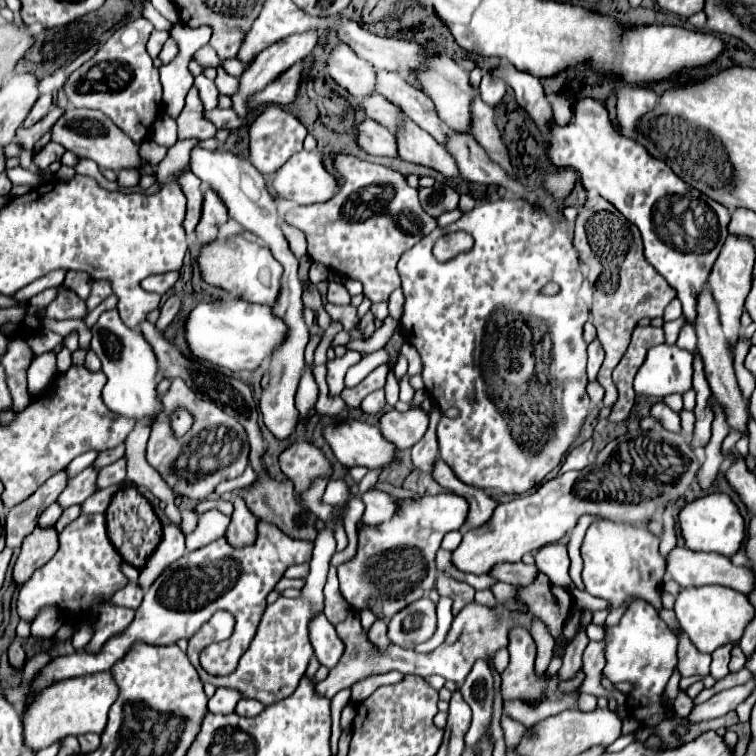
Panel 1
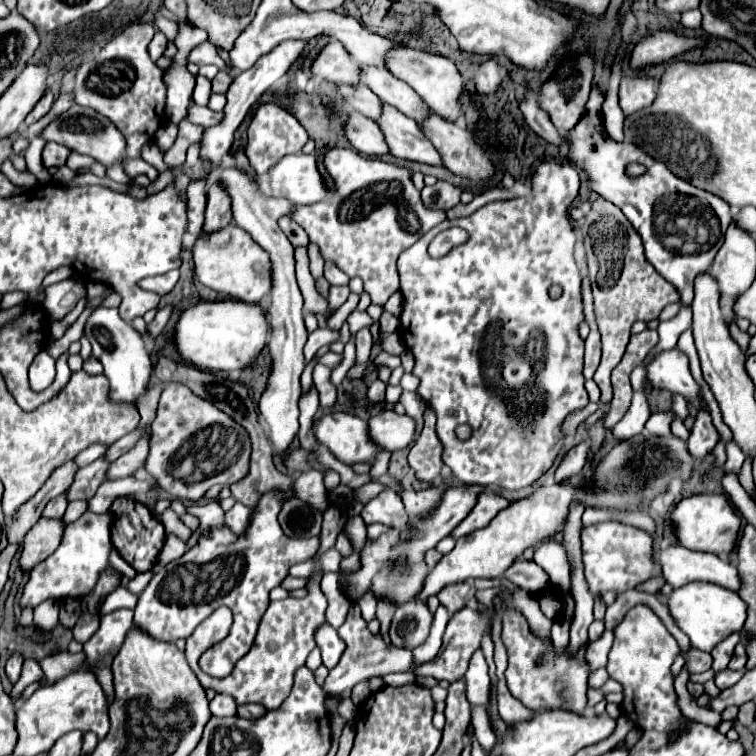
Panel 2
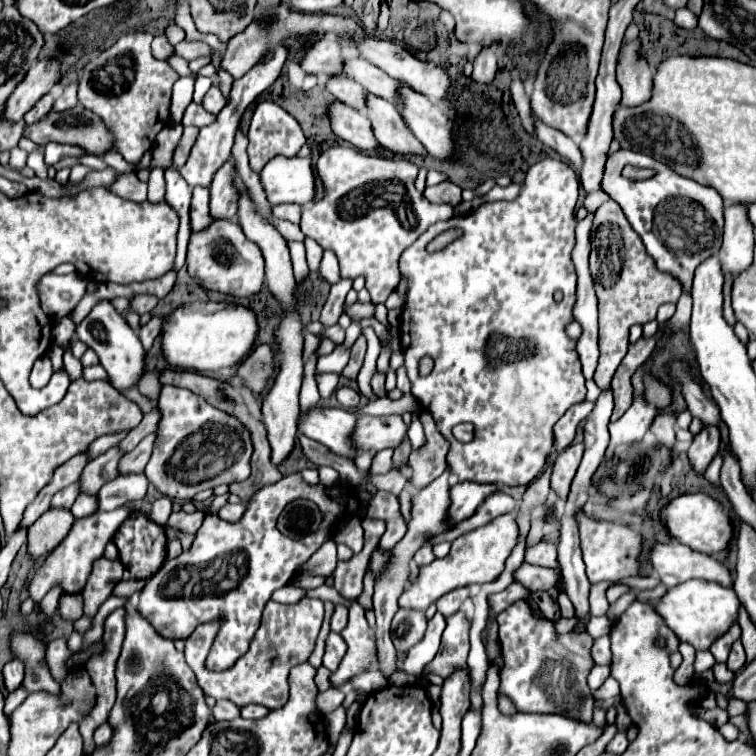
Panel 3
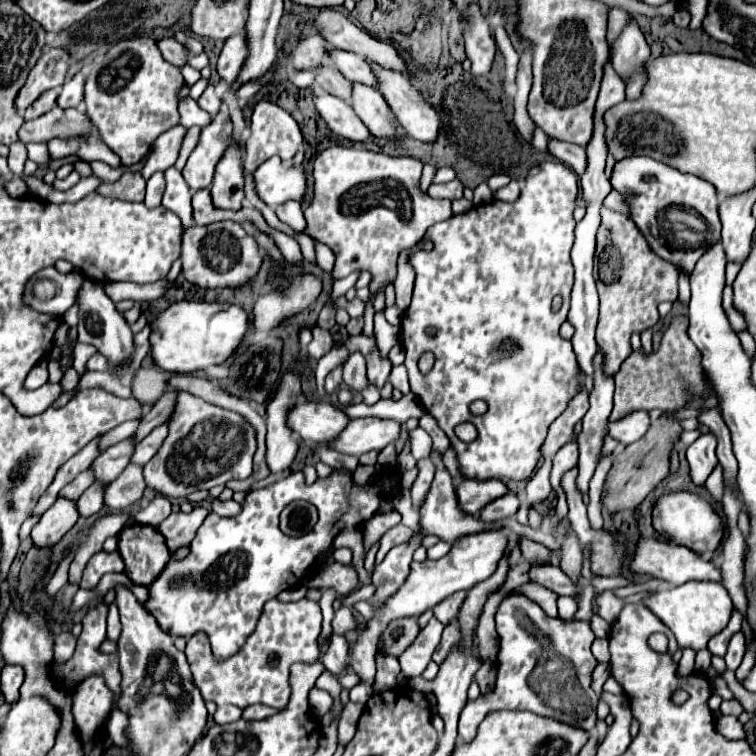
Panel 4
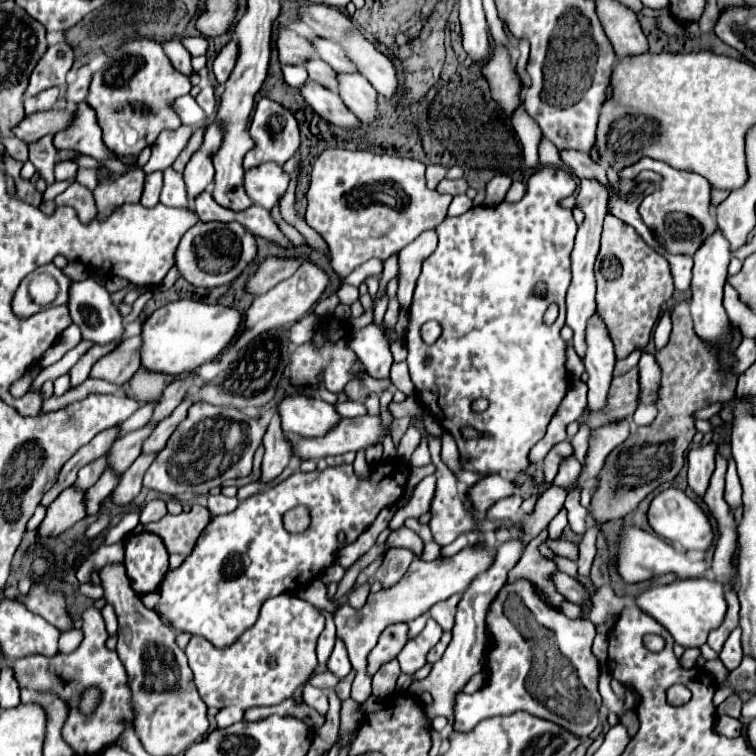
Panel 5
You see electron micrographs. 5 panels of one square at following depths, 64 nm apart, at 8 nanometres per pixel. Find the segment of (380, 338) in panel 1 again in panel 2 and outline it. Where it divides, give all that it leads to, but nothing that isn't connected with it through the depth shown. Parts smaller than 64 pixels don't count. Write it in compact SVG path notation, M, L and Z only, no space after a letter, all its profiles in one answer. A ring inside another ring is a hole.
M384 310L379 320L380 333L393 333L398 331L400 328L399 323L399 319Z

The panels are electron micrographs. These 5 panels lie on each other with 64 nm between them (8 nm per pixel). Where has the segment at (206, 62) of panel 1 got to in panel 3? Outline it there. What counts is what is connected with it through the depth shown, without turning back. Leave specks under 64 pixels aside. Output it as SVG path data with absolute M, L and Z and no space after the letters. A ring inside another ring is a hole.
M183 40L174 46L174 52L188 62L200 56L212 57L212 48L202 41L188 42ZM219 67L217 74L220 79L219 88L222 92L223 96L226 98L226 101L228 101L230 88L232 86L232 82L234 81L233 77L221 67Z

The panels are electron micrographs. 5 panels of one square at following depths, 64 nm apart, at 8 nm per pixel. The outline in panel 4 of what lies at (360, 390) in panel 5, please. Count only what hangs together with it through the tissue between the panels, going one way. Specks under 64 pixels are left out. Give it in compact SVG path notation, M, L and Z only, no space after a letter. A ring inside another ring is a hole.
M352 352L348 362L344 364L344 382L350 390L360 392L366 384L366 360L362 358L362 352Z

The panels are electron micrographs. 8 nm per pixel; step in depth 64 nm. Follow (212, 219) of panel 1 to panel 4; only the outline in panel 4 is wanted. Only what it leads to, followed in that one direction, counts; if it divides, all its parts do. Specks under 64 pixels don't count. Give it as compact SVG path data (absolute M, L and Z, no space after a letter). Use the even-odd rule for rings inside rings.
M230 146L216 166L212 182L212 202L222 210L240 210L244 200L244 170L242 170L242 148Z

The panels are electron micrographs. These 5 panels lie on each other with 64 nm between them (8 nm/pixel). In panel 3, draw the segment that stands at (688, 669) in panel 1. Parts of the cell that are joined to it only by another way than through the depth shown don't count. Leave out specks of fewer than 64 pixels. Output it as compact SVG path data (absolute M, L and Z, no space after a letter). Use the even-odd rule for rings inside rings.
M696 652L696 662L694 662L694 670L700 674L708 668L714 666L714 656L710 652Z

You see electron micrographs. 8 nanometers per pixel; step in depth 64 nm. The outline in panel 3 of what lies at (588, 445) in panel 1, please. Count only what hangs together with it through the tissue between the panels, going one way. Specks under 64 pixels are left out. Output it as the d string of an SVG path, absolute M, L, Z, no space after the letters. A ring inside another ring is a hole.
M572 444L568 446L558 458L556 458L556 464L554 464L554 470L552 470L552 490L558 494L558 498L562 502L566 502L566 496L568 496L568 490L570 490L570 482L580 466L580 460L582 460L582 444Z

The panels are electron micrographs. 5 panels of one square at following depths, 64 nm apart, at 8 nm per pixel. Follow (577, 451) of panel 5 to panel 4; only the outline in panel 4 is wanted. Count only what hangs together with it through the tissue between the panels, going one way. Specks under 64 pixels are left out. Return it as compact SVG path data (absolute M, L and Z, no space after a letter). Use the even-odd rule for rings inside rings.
M598 348L598 354L594 358L594 392L590 394L590 410L586 412L586 416L582 418L582 432L578 434L578 446L580 446L580 462L578 462L578 476L576 476L576 488L580 490L580 494L588 494L588 482L600 462L600 454L602 454L602 442L608 434L608 418L612 412L612 396L614 396L614 380L602 376L602 350Z

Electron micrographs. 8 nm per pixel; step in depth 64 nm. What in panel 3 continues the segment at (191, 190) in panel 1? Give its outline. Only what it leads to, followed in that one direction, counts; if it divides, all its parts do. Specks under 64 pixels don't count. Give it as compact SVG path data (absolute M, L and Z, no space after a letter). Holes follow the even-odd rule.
M196 186L192 190L192 206L190 206L192 232L204 230L206 226L210 226L210 222L212 222L212 218L208 214L208 188Z

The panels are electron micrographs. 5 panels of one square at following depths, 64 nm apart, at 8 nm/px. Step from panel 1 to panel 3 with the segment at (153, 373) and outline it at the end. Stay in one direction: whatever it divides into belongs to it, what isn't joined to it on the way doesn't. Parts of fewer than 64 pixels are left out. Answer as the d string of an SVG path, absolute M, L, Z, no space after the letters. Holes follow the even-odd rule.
M100 302L92 308L92 312L80 322L78 326L78 340L82 340L84 344L88 344L100 364L104 366L104 370L108 372L108 378L110 378L110 384L122 392L122 390L130 390L130 388L136 388L140 378L144 376L144 358L146 358L146 352L144 352L144 346L138 338L138 334L128 326L128 322L116 312L116 308L110 304L110 302Z

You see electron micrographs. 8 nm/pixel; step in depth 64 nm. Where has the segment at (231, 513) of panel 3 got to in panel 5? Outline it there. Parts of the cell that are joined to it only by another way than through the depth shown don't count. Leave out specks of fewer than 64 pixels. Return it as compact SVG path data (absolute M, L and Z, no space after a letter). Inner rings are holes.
M208 496L208 510L212 514L228 514L234 512L238 506L236 498L226 498L226 496Z

